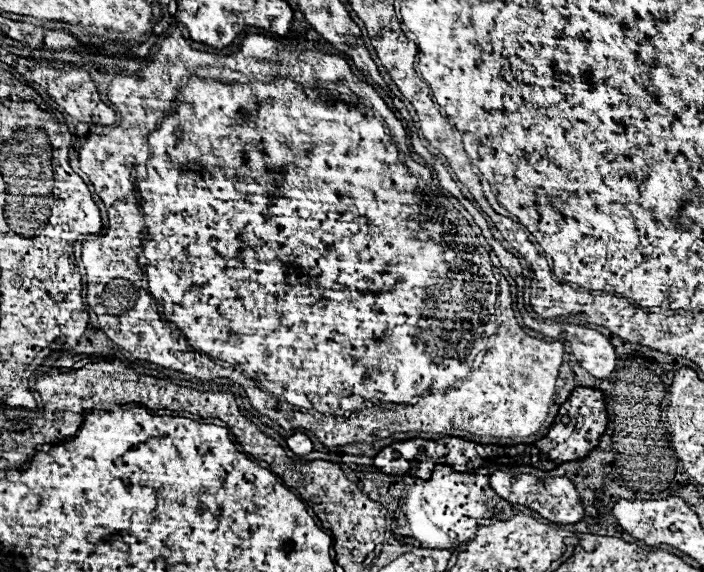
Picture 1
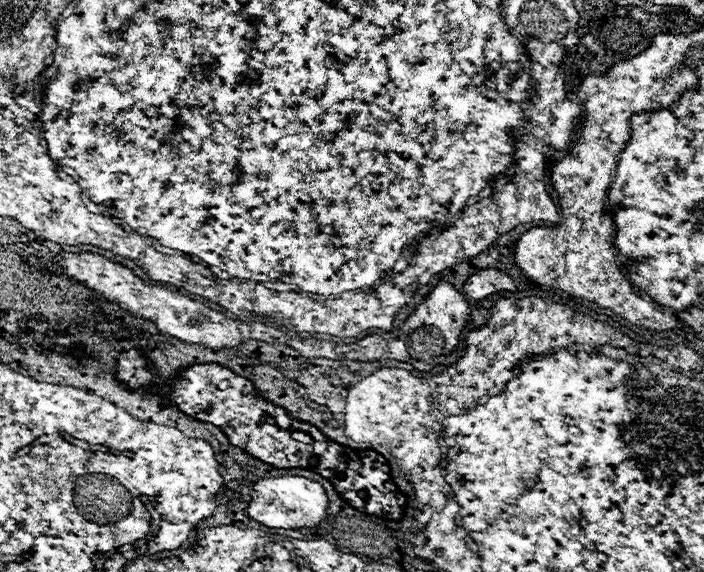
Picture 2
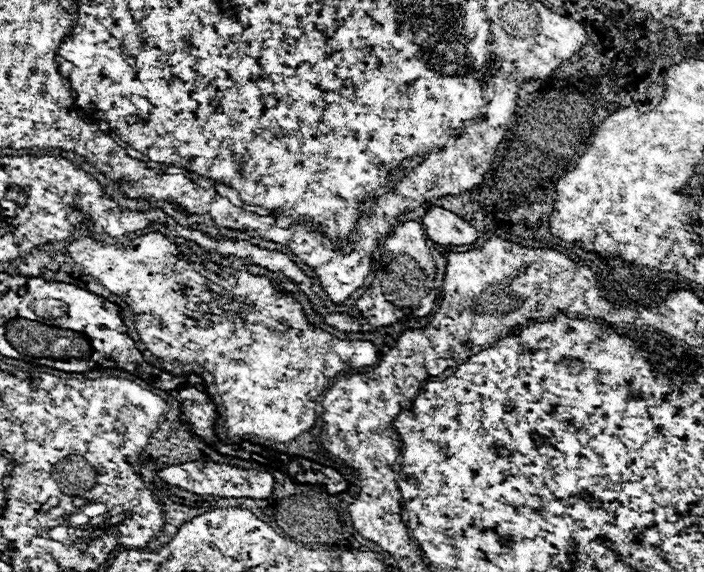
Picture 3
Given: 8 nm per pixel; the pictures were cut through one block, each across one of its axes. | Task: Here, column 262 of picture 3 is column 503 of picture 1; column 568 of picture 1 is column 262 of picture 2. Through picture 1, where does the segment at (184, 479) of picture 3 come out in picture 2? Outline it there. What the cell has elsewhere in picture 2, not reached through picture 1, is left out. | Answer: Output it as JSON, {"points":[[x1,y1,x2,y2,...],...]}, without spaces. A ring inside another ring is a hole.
{"points":[[286,476,286,478,264,478,254,484,252,500,248,506,248,514,252,520,268,526,268,528,284,528,284,530,300,530,300,528,316,528,326,520,328,510,328,494,322,484,302,478,302,476]]}

